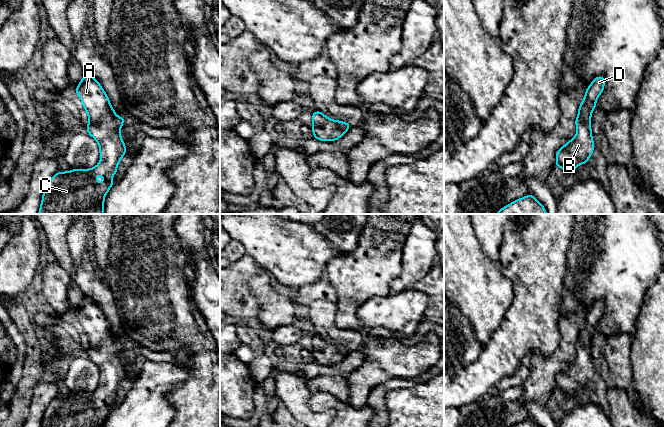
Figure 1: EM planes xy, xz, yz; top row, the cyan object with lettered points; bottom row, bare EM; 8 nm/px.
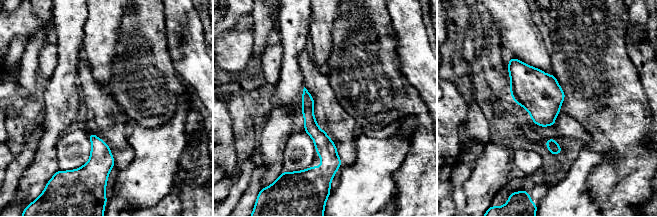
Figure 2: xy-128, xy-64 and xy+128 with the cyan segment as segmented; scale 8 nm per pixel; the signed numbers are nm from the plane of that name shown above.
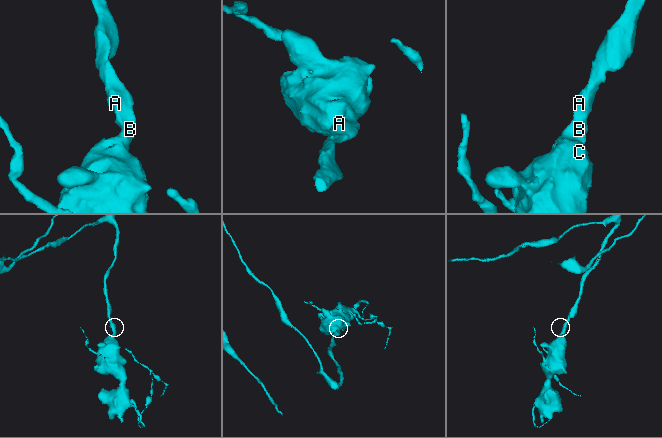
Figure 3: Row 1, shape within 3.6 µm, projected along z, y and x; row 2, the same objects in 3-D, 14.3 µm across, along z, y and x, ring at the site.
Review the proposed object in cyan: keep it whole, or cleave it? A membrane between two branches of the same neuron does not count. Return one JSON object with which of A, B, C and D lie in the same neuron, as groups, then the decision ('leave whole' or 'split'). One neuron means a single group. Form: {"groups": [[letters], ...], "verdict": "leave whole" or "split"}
{"groups": [["A", "B", "C", "D"]], "verdict": "leave whole"}

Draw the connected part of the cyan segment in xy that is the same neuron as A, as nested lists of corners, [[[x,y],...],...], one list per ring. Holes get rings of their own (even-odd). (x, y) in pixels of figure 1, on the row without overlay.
[[[85,296],[83,303],[75,313],[82,325],[83,332],[88,337],[89,357],[99,367],[99,378],[102,381],[100,386],[92,393],[72,393],[69,396],[56,397],[47,407],[41,427],[104,427],[104,422],[115,403],[109,404],[109,400],[115,400],[117,390],[121,382],[127,378],[124,365],[120,359],[120,352],[126,342],[118,341],[110,328],[109,322],[99,306],[89,297]],[[95,399],[102,399],[104,406],[101,408],[94,402]]]

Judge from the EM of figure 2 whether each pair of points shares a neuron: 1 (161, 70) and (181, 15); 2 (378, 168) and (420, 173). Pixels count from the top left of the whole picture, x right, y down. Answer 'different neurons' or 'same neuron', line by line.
1: different neurons
2: different neurons

